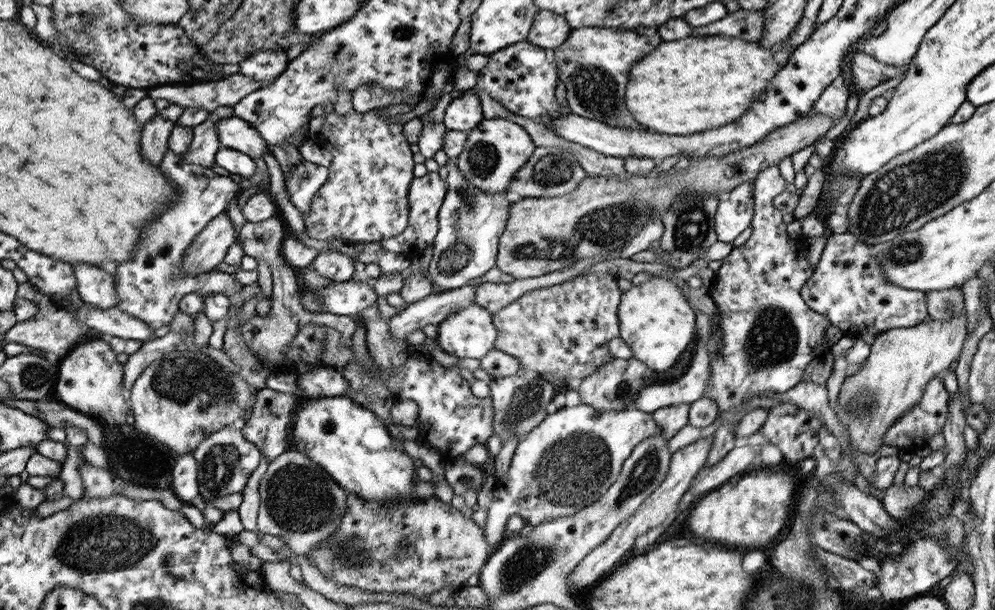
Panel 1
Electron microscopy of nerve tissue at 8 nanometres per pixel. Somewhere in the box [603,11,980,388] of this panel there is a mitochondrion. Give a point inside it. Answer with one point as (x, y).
(908, 192)

